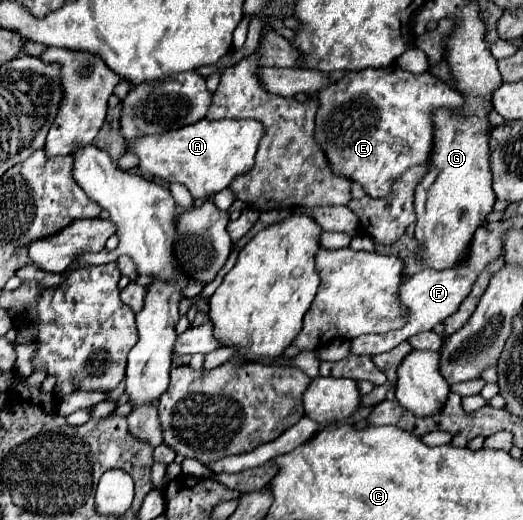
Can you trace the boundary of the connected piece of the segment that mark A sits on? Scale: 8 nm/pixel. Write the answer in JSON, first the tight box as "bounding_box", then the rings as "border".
{"bounding_box":[126,119,262,199],"border":[[[200,119],[198,123],[176,131],[132,139],[126,143],[126,151],[140,159],[138,167],[144,175],[154,175],[168,183],[184,183],[196,199],[226,189],[236,175],[246,173],[254,165],[254,155],[262,133],[262,123],[254,119]]]}

